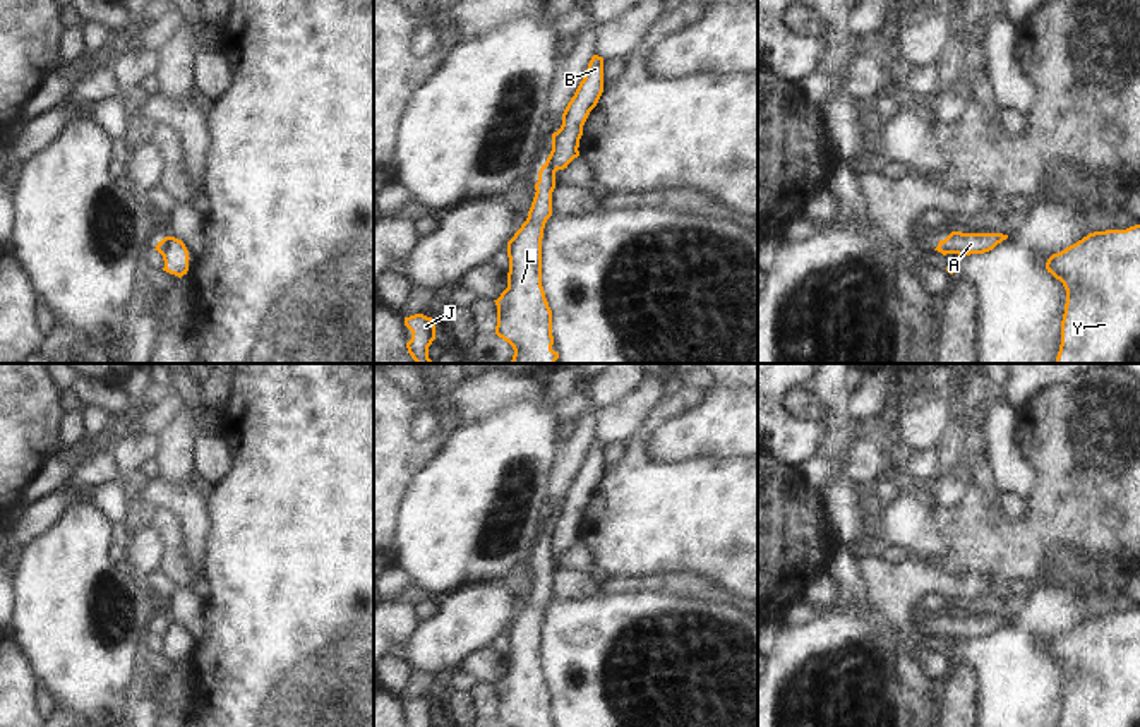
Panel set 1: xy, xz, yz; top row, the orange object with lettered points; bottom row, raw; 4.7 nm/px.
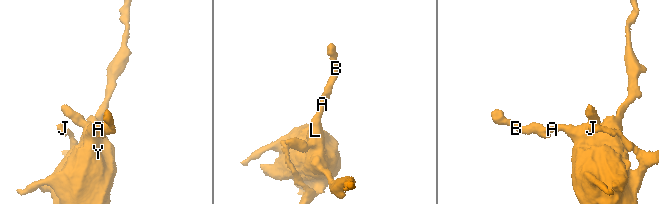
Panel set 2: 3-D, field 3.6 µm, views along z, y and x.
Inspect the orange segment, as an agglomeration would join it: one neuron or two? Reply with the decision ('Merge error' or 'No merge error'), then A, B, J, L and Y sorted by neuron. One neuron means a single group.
Merge error. Groups: A J L Y / B

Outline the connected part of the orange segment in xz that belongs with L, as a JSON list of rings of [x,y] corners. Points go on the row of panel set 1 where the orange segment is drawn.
[[[542,165],[526,221],[507,242],[507,288],[495,302],[495,334],[513,350],[511,364],[555,364],[552,310],[542,286],[542,238],[552,216],[555,173]]]

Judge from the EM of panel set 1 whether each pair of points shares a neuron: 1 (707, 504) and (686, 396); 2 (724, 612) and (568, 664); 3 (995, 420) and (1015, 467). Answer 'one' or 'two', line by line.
1: one
2: one
3: one

